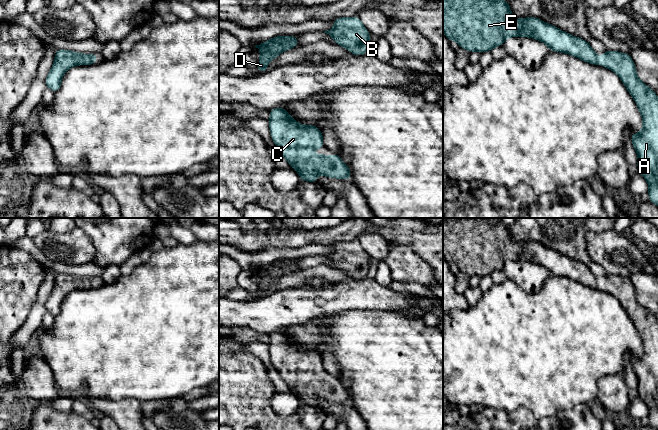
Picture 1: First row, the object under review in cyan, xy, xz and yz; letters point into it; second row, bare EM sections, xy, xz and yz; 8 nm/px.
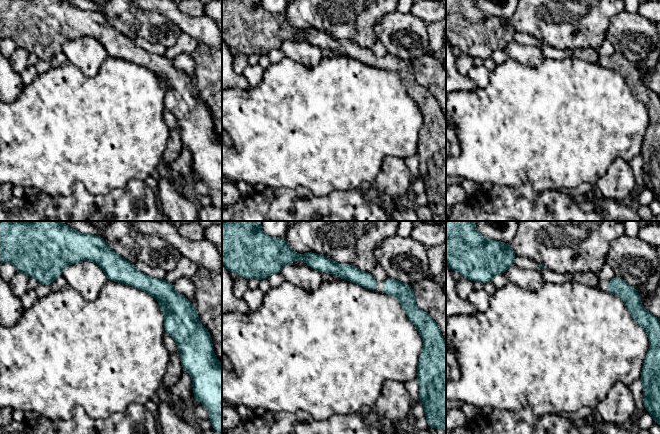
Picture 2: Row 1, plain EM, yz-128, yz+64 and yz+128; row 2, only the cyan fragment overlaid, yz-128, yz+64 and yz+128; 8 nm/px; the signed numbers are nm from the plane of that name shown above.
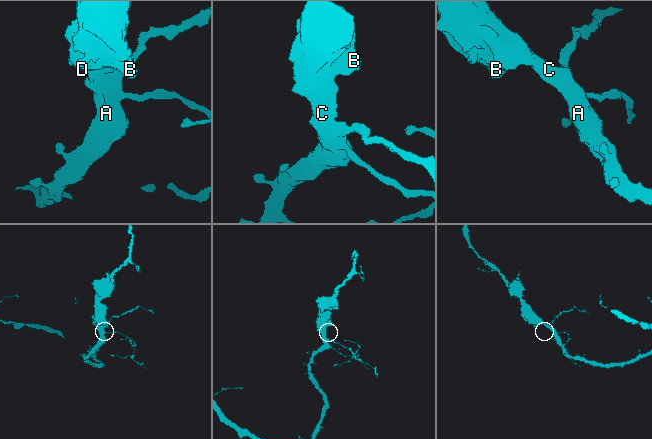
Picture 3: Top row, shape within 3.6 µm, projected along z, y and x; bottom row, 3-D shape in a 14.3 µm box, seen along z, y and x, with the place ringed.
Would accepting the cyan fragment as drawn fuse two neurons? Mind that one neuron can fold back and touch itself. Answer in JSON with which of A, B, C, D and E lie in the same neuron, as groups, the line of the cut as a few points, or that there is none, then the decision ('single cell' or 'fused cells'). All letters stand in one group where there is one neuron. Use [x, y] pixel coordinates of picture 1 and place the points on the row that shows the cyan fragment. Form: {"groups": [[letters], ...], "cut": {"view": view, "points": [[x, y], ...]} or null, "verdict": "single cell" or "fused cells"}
{"groups": [["A", "B", "C", "D", "E"]], "cut": null, "verdict": "single cell"}

